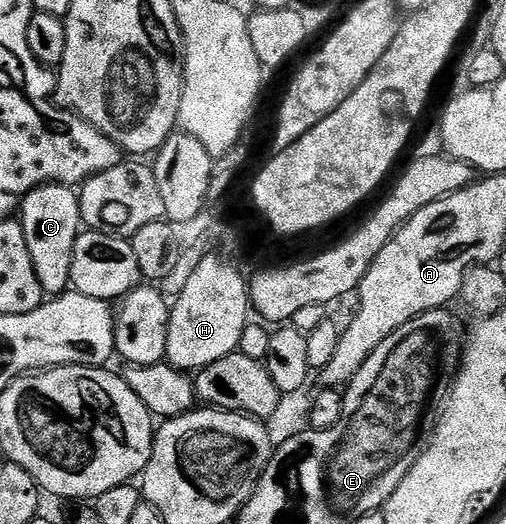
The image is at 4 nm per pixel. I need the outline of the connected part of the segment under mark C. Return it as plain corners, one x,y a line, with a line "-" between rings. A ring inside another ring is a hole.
40,184
34,190
24,193
18,204
18,219
26,234
26,246
30,250
34,274
38,276
44,293
69,291
74,242
82,231
79,195
66,184

